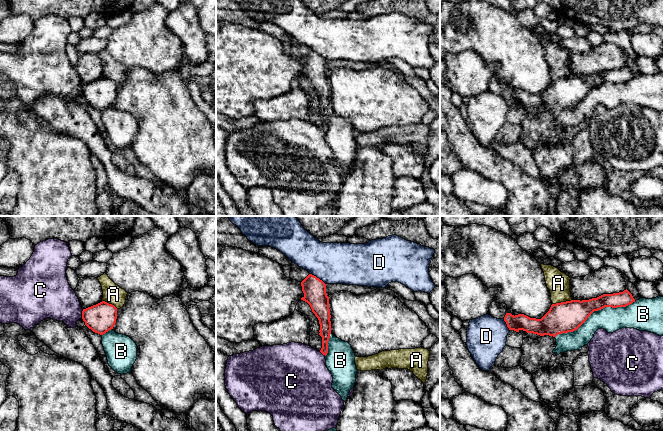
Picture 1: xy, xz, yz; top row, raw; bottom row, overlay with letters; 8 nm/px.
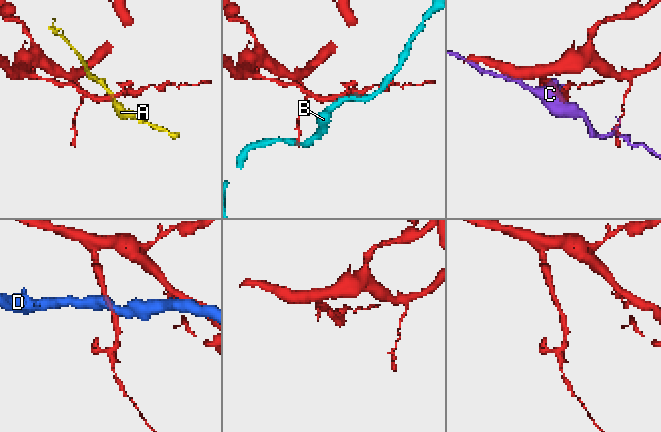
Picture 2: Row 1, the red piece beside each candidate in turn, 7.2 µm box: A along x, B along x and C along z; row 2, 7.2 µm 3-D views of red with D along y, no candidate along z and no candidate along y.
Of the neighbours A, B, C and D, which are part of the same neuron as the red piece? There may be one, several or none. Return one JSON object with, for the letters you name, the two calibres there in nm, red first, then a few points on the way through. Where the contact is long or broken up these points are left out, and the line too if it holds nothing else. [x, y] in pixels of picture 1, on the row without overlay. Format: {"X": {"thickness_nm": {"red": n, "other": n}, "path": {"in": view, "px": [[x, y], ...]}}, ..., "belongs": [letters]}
{"belongs": []}

